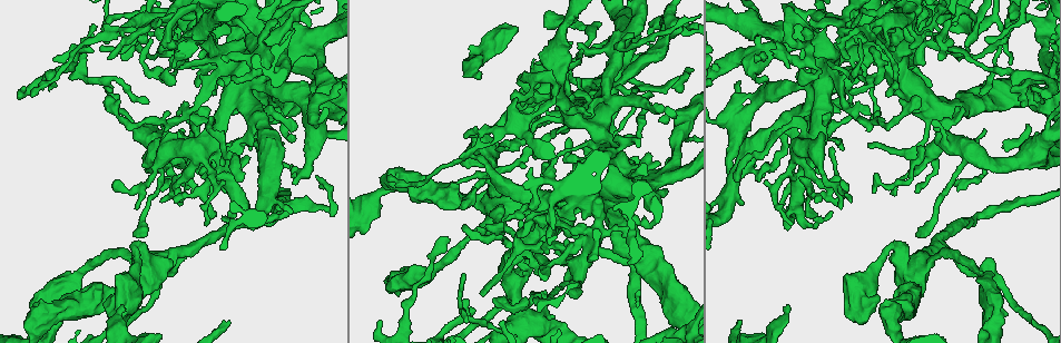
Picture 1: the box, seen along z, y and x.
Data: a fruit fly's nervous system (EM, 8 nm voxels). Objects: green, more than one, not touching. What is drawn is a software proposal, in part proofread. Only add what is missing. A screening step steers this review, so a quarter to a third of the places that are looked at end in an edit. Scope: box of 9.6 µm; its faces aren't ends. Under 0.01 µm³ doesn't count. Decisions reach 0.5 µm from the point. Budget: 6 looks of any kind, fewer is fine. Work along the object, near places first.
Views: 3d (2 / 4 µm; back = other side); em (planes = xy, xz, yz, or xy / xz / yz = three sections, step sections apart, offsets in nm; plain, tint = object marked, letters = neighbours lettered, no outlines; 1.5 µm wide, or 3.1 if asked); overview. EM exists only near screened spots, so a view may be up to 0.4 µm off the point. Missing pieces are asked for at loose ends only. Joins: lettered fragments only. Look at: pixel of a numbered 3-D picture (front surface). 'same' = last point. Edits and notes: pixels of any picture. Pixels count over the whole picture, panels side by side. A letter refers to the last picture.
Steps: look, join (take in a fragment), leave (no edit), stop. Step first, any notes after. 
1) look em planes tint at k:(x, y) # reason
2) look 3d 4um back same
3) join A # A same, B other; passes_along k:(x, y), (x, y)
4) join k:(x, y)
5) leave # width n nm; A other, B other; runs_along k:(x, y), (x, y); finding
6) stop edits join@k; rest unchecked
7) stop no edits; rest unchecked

look em xz step 4 tint at 1:(228, 322) # long arm stops here

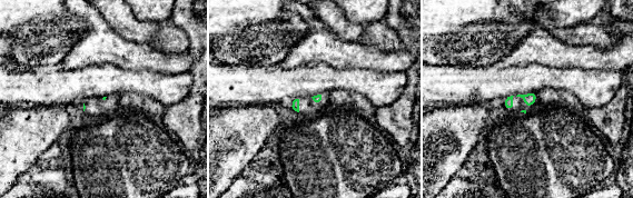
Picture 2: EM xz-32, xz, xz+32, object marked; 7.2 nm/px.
look em planes letters same

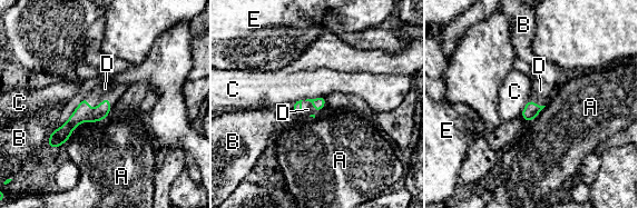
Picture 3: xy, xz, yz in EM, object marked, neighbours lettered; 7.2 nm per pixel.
join D # A other, B other, C other, D same, E other; passes_along 3:(318, 104), (310, 101), (307, 109); the cell continues

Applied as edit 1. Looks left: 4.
look overview # redraw

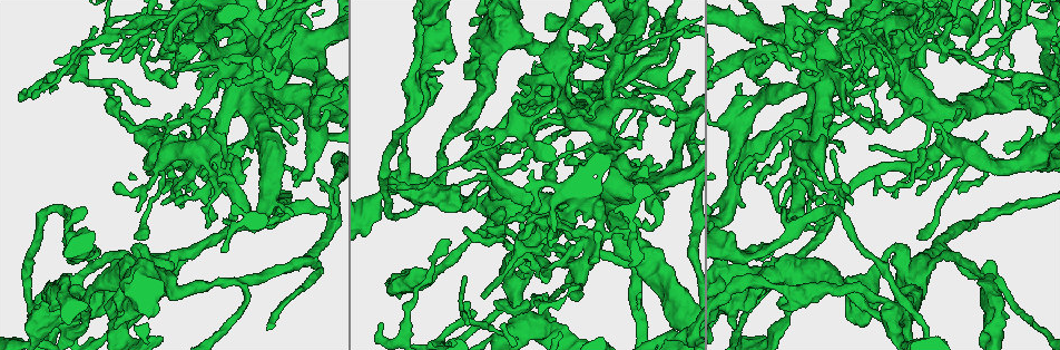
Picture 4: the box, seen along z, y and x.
look 3d 2um at 4:(252, 152) # thin end

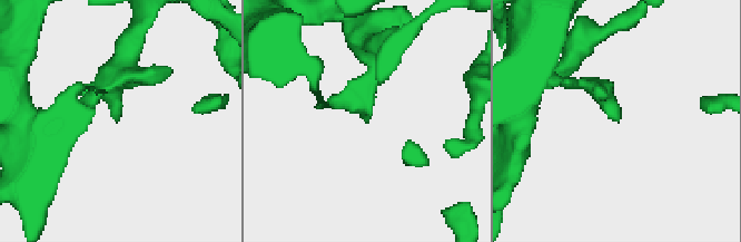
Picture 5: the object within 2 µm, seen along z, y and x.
look em xy step 4 tint at 5:(367, 118)

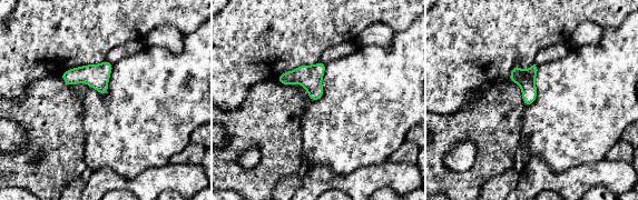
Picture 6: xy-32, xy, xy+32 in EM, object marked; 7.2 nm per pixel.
look em planes letters same # another direction

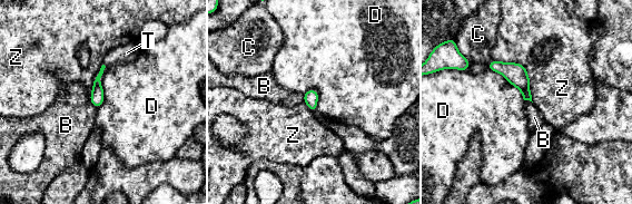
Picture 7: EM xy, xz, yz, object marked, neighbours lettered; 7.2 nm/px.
leave # longest_contact Z 440 nm; B other, C other, D other, T other, Z other; border 7:(487, 67), (500, 73), (524, 99); none of them fits

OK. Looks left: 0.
stop edits join@3; rest unchecked

